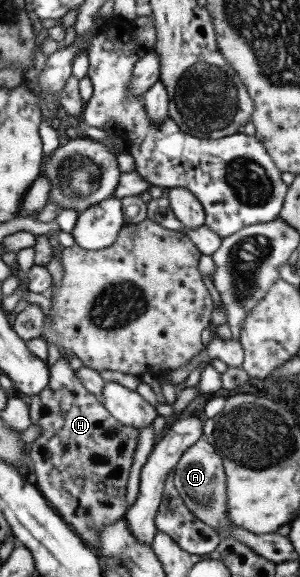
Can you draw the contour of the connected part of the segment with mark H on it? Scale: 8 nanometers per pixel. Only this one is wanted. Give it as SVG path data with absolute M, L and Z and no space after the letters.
M60 357L50 368L45 388L29 397L27 407L32 425L40 428L40 434L27 446L30 460L31 481L61 519L69 525L81 540L95 551L99 543L99 532L103 526L116 522L128 507L125 489L134 450L139 439L139 430L124 426L103 407L91 392L88 392L76 378L74 370L68 367L66 357Z

